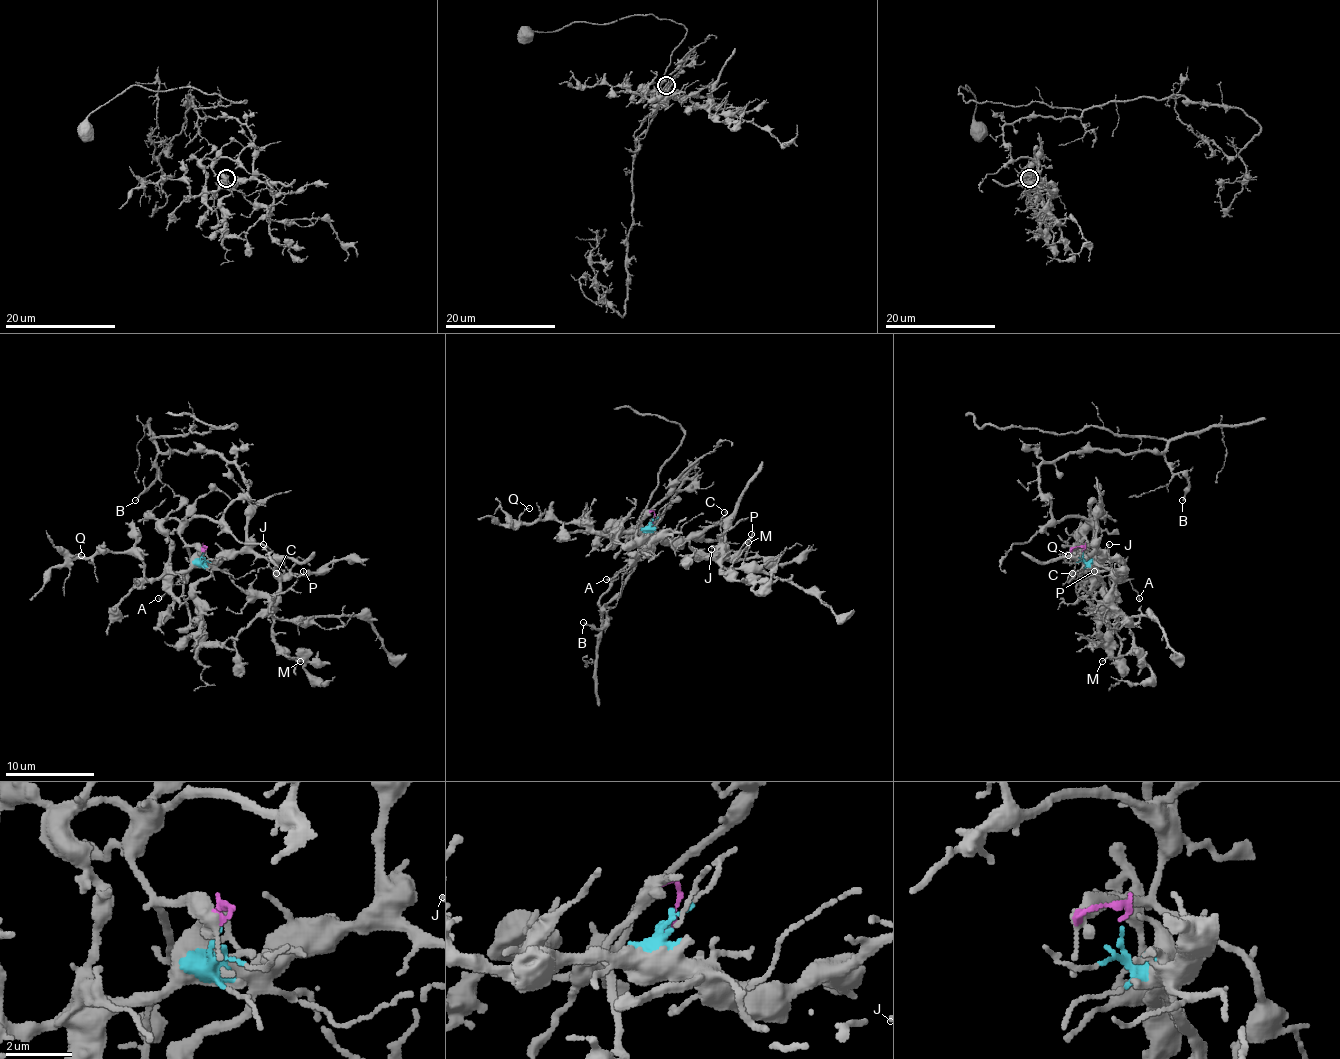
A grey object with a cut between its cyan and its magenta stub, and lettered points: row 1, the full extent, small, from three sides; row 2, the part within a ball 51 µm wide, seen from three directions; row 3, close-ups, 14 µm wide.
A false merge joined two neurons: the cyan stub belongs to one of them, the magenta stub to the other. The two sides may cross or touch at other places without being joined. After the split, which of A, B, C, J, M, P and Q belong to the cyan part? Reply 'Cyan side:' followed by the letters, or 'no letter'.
Cyan side: C, J, M, P, Q

